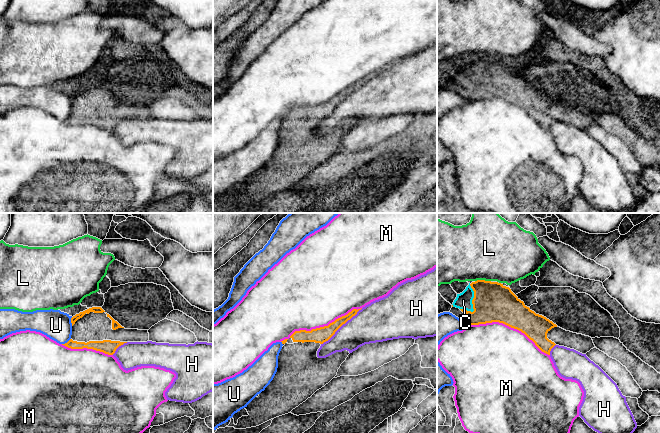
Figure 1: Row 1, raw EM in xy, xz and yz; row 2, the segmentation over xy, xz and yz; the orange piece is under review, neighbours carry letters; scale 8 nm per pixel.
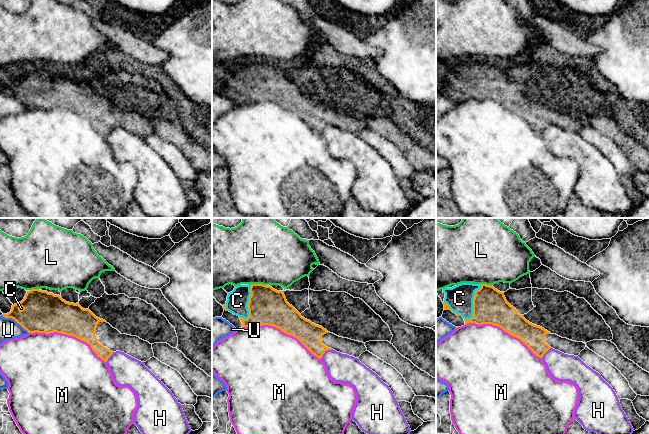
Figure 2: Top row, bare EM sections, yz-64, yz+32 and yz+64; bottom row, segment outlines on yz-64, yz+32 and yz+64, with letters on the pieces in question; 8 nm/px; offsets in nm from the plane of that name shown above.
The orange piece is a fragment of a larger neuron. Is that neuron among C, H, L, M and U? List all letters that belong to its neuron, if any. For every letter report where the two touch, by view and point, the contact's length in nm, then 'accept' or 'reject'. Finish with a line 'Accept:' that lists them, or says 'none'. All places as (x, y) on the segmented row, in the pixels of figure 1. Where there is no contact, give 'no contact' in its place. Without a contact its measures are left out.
C: meets orange in yz at (473, 298); contact 240 nm long; accept
H: meets orange in xz at (341, 325); contact 440 nm long; reject
L: meets orange in yz at (482, 280); contact 130 nm long; reject
M: meets orange in yz at (508, 325); contact 700 nm long; reject
U: meets orange in xy at (71, 321); contact 70 nm long; reject
Accept: C

